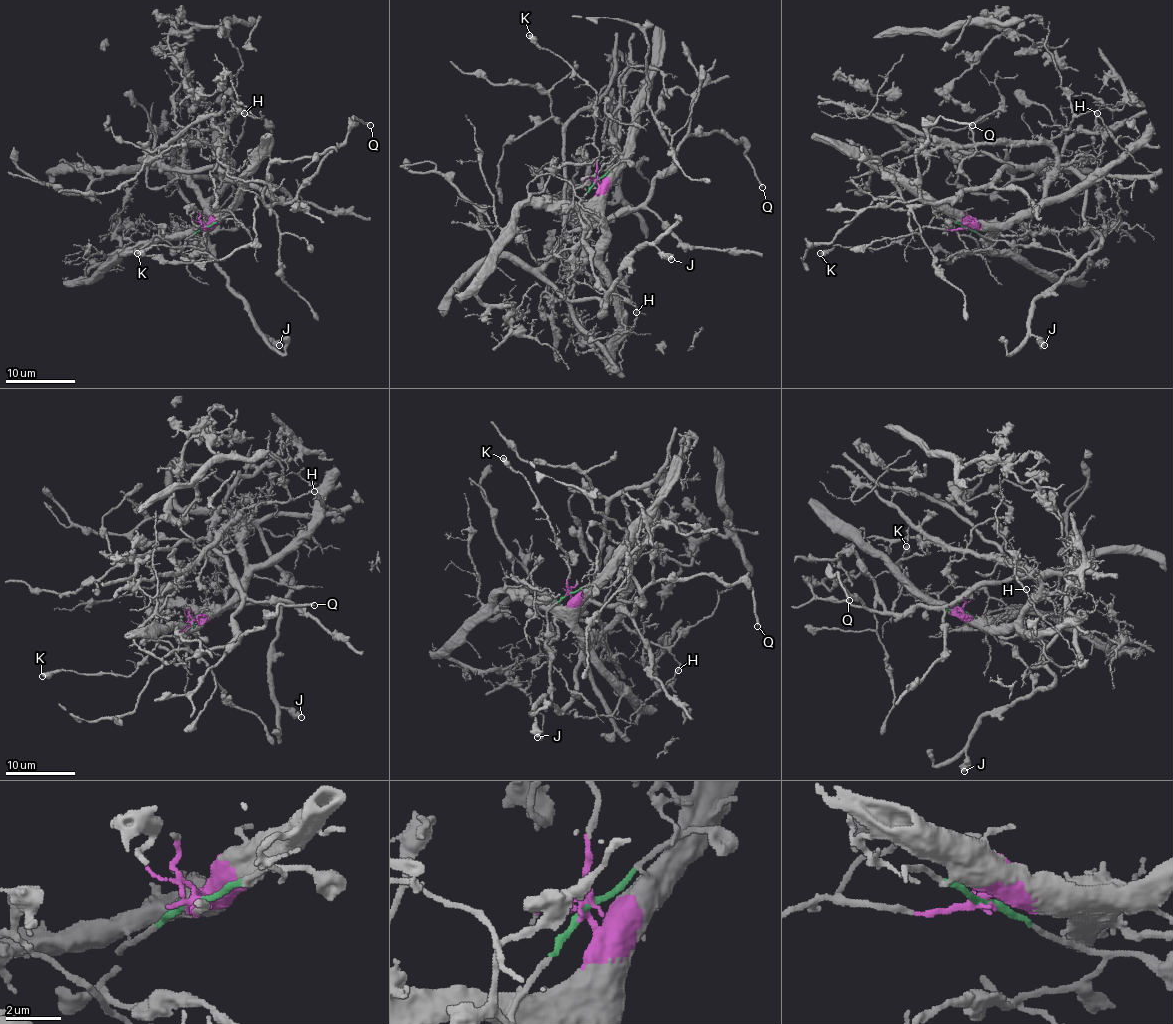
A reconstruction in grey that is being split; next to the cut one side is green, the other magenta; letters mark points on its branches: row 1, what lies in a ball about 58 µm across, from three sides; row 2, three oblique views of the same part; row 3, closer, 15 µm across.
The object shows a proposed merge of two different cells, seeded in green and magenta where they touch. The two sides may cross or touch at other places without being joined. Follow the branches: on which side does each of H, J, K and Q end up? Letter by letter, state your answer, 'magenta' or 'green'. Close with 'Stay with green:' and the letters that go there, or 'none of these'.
H: magenta
J: green
K: magenta
Q: green
Stay with green: J, Q

